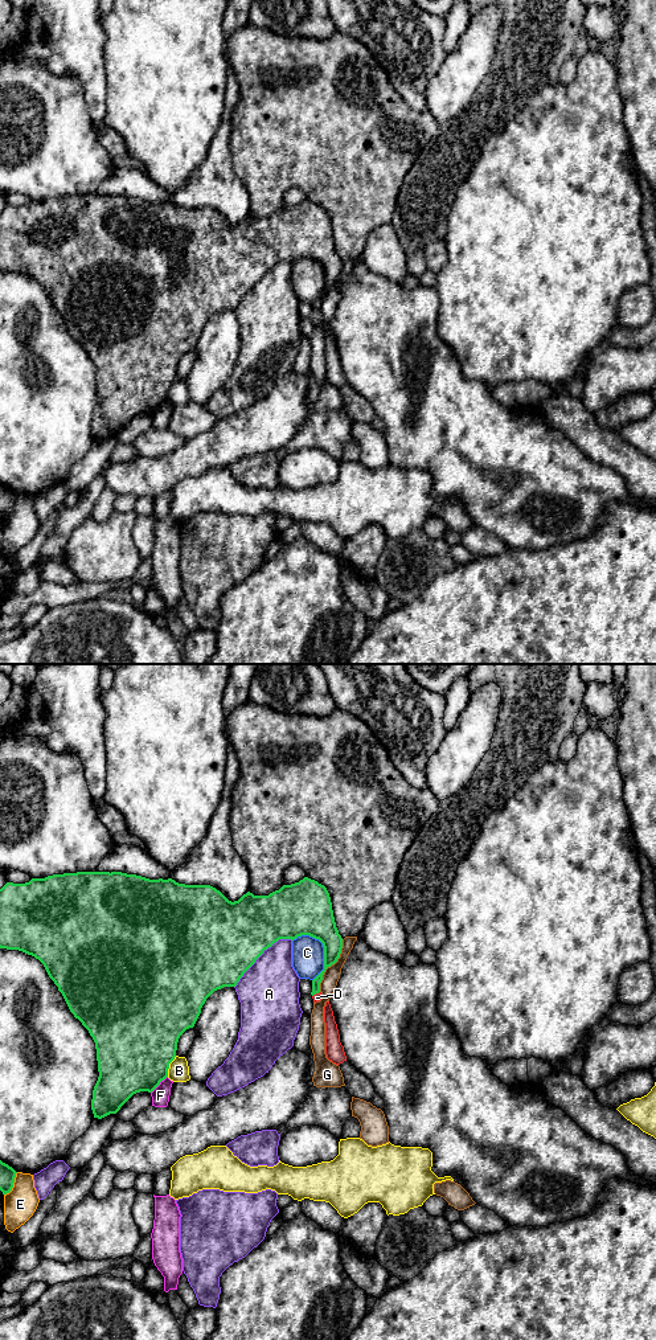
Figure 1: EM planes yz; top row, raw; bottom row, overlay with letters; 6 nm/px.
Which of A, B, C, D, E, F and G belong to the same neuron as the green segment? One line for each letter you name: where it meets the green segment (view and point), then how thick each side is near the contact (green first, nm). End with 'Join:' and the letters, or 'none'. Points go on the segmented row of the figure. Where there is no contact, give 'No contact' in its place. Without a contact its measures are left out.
D: Touches green at yz (315, 994). Thickness 90 nm (green) against 50 nm
Join: D

